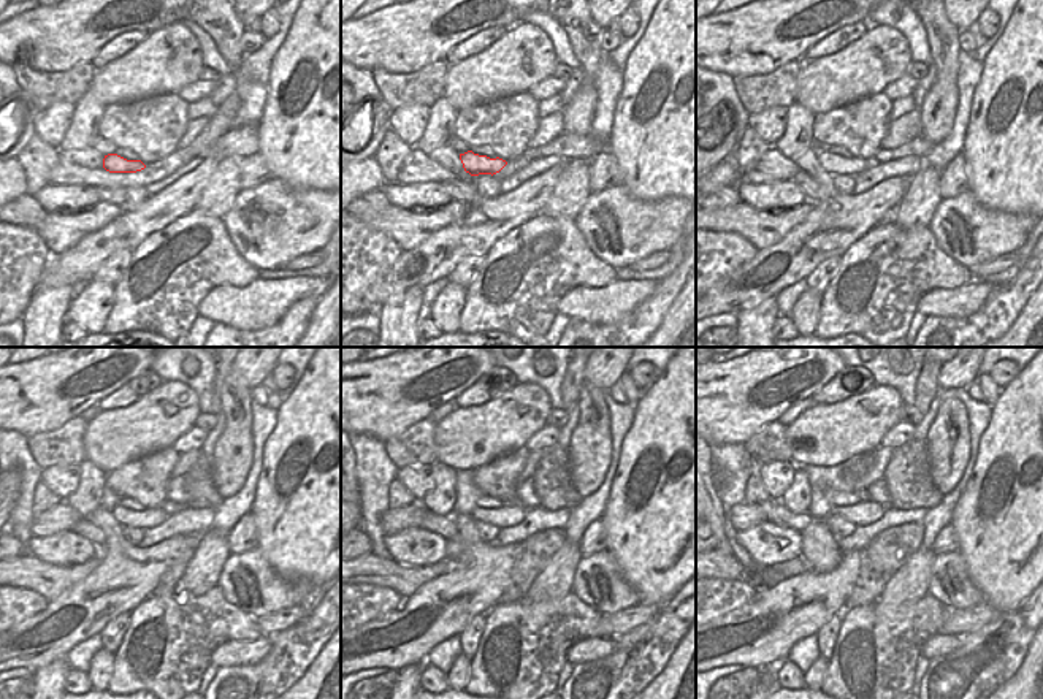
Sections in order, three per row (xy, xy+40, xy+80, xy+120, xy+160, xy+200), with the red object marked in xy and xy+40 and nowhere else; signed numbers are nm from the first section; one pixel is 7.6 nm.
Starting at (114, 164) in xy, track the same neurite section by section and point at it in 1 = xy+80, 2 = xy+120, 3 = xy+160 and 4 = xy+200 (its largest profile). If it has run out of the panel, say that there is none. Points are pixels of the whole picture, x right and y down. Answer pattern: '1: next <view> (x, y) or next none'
1: next xy+80 (832, 164)
2: next xy+120 (146, 519)
3: next xy+160 (511, 514)
4: next xy+200 (866, 512)

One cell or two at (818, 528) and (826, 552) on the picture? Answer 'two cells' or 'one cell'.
one cell

